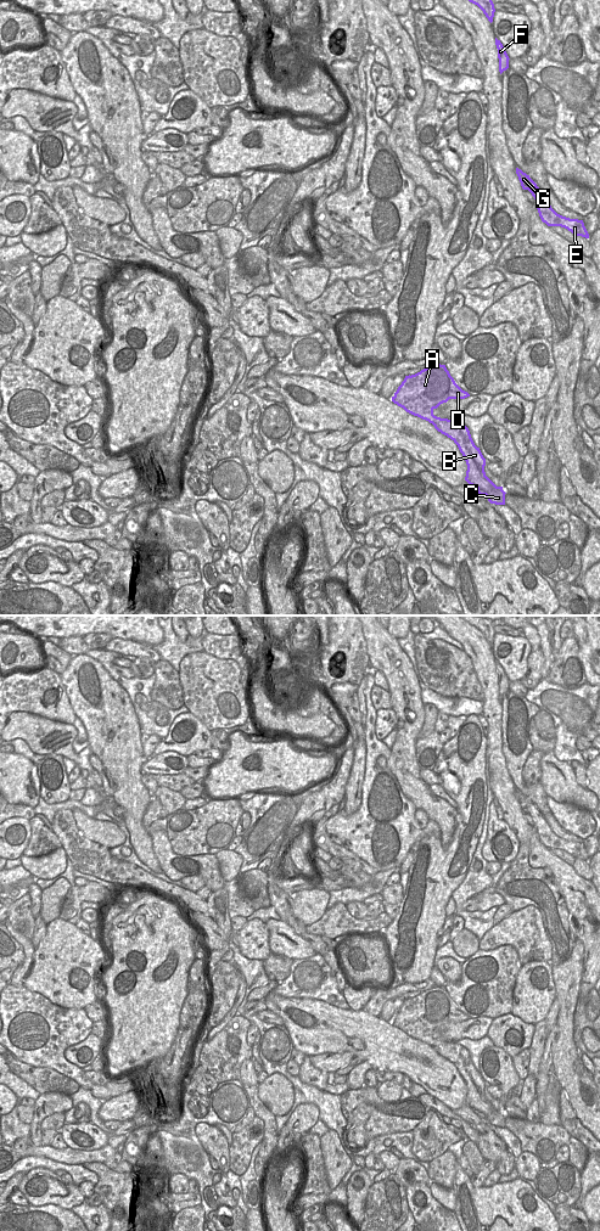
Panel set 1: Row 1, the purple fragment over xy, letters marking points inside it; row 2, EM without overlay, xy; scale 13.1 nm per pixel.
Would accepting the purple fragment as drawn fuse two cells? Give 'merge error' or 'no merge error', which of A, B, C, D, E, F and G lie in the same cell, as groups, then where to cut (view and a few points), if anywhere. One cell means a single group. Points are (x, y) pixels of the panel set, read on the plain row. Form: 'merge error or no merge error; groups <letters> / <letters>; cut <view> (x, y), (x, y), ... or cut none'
merge error; groups A D E F G / B C; cut xy (447, 1041), (430, 1045)

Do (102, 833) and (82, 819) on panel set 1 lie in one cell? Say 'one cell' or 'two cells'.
one cell

